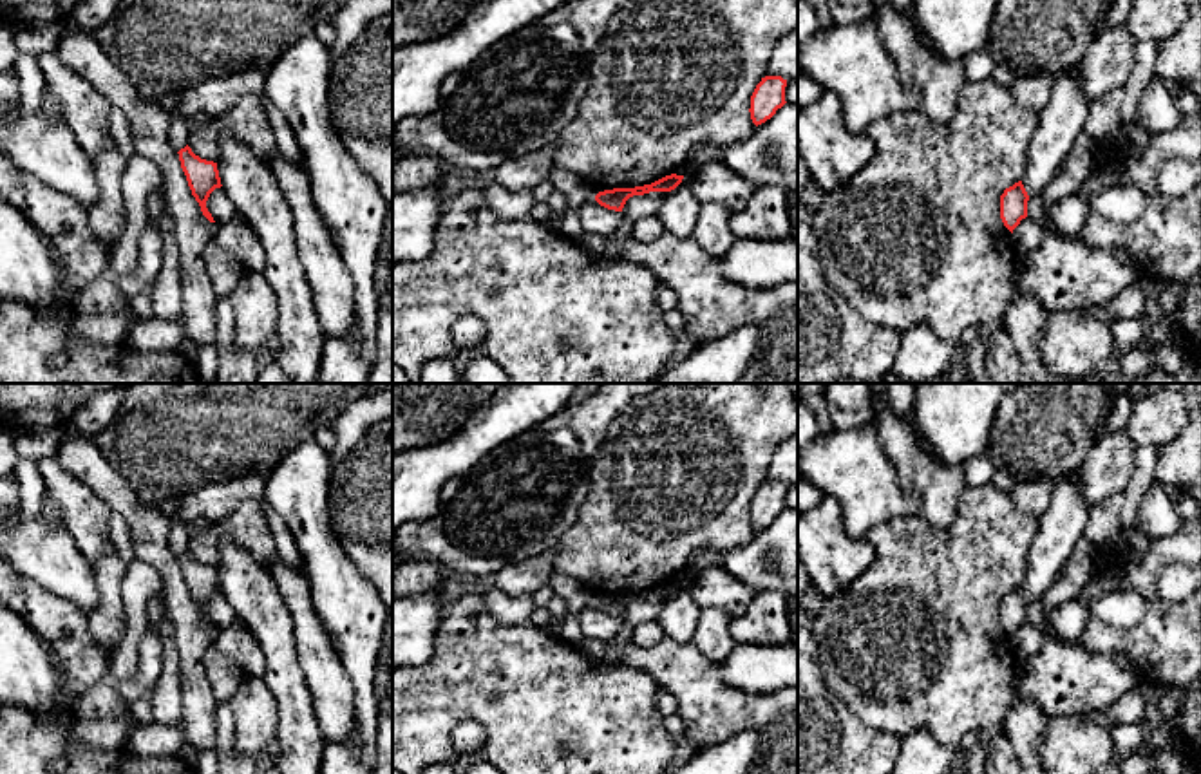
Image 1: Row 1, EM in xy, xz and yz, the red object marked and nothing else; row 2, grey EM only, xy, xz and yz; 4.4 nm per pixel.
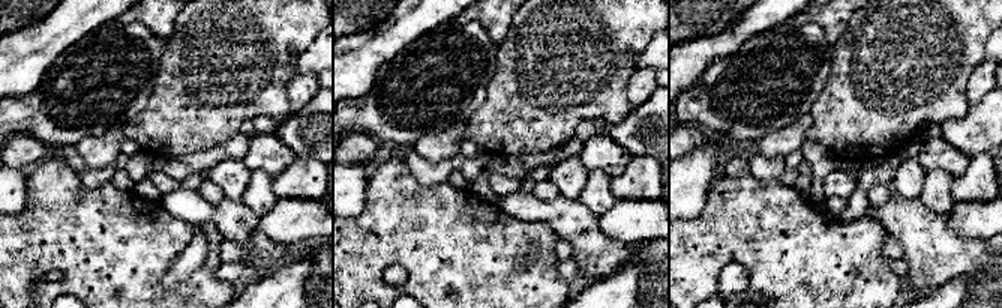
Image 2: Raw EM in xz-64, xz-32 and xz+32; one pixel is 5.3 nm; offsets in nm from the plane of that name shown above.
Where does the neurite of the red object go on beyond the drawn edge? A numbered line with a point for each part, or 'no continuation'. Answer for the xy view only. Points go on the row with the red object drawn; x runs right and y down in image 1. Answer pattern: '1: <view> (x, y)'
no continuation

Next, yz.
no continuation

